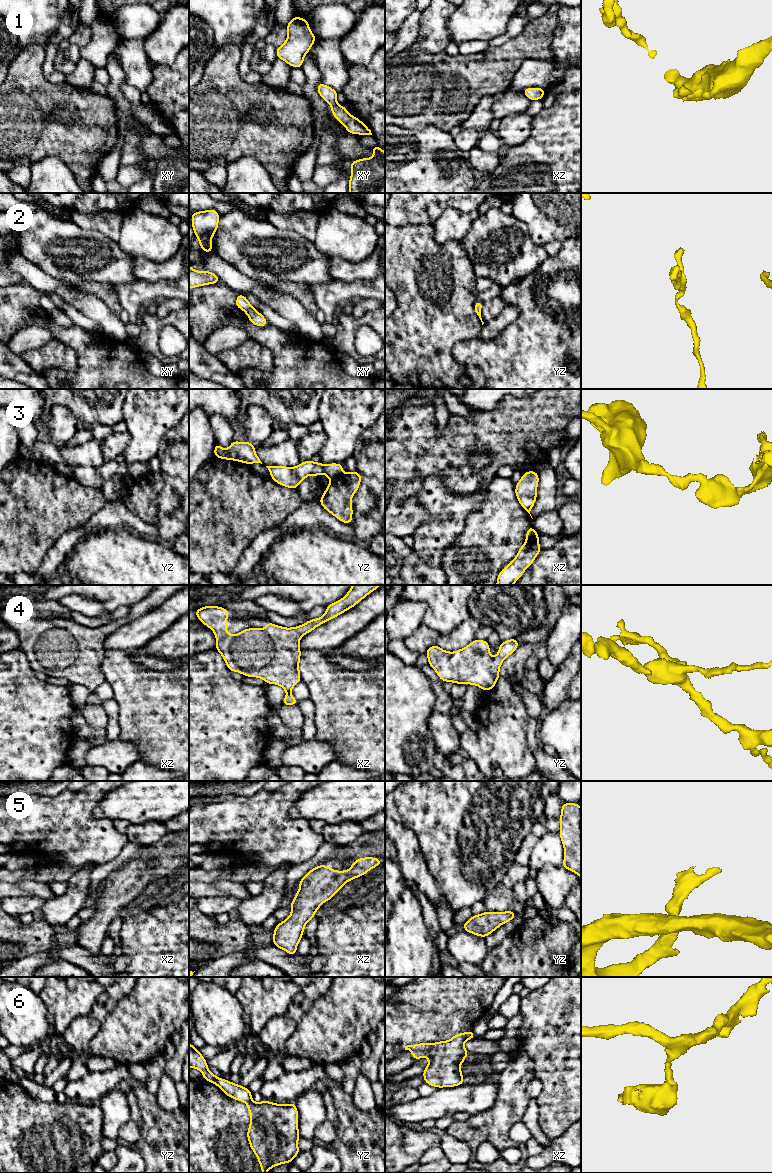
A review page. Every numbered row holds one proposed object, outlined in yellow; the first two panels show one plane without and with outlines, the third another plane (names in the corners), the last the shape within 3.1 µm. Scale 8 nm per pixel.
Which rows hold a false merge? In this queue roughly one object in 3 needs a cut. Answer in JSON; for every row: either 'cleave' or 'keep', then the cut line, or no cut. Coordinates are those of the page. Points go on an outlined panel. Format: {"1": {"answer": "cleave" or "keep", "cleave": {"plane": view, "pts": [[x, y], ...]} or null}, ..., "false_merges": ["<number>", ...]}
{"1": {"answer": "keep", "cleave": null}, "2": {"answer": "keep", "cleave": null}, "3": {"answer": "cleave", "cleave": {"plane": "yz", "pts": [[342, 472], [330, 481]]}}, "4": {"answer": "keep", "cleave": null}, "5": {"answer": "keep", "cleave": null}, "6": {"answer": "cleave", "cleave": {"plane": "xz", "pts": [[463, 1033], [468, 1039]]}}, "false_merges": ["3", "6"]}

